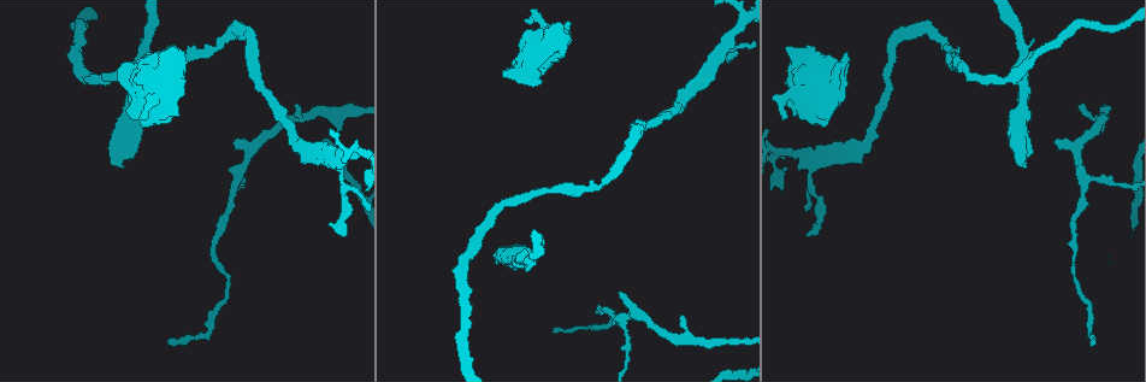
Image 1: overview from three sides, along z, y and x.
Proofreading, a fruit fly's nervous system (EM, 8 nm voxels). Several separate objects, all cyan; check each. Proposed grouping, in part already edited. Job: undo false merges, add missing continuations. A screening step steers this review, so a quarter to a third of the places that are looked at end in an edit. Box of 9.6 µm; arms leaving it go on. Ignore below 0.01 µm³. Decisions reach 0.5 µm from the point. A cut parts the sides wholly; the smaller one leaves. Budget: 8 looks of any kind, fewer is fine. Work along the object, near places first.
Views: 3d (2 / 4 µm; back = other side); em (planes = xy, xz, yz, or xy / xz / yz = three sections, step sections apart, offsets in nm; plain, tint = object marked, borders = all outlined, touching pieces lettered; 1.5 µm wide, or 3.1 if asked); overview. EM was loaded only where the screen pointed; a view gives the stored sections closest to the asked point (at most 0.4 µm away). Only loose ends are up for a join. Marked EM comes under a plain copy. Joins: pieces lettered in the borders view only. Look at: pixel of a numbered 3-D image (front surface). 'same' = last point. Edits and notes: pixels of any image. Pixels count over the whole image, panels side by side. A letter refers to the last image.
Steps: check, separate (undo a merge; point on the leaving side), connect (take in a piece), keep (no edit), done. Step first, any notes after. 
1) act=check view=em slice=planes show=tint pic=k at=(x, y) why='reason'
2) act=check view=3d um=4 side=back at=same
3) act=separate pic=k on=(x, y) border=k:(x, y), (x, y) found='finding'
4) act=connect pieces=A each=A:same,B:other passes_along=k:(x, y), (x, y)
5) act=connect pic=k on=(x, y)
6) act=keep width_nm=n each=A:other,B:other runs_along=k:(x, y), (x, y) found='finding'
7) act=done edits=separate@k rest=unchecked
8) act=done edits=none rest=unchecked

act=check view=em slice=planes show=borders pic=1 at=(570, 23) why='thick end'

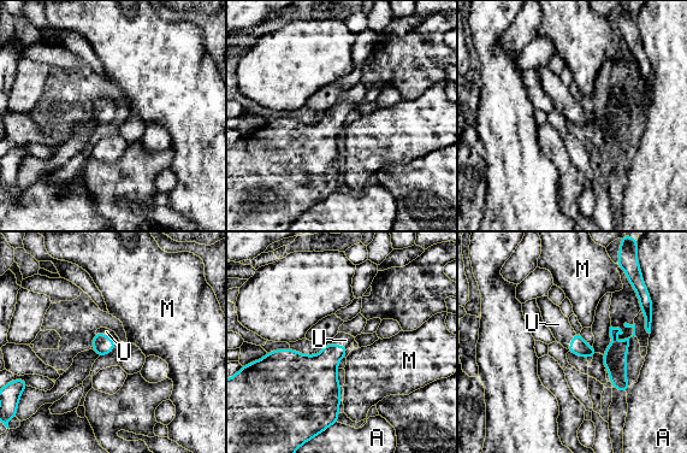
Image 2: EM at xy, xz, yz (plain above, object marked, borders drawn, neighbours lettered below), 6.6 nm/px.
act=connect pieces=U each=A:other,M:other,U:same passes_along=2:(315, 375), (337, 345), (345, 340) found='the cell continues'

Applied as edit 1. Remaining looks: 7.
act=check view=3d um=2 side=back pic=1 at=(1024, 168)

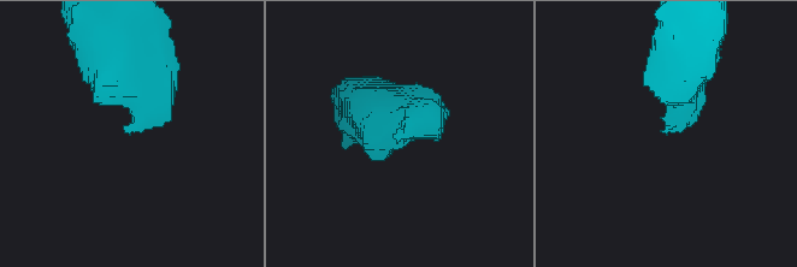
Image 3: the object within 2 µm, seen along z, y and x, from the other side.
act=check view=em slice=planes show=borders pic=3 at=(394, 134)

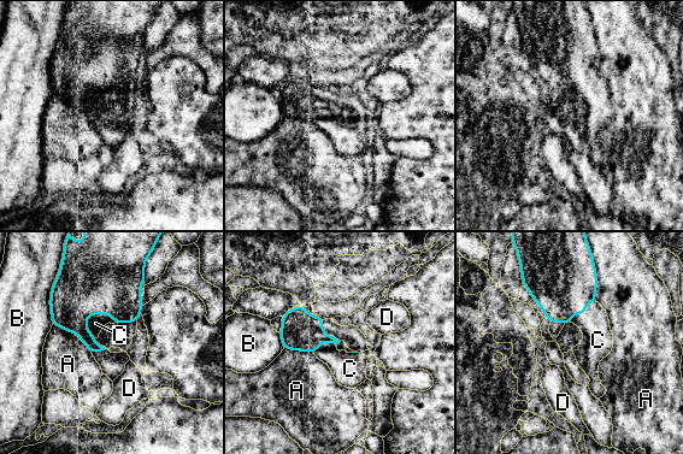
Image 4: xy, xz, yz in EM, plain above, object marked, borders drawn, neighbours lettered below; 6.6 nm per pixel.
act=connect pieces=C each=A:other,B:other,C:same,D:other found='the cell continues'

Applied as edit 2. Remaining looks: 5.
act=check view=3d um=4 pic=1 at=(1083, 102) why='branch stops here'

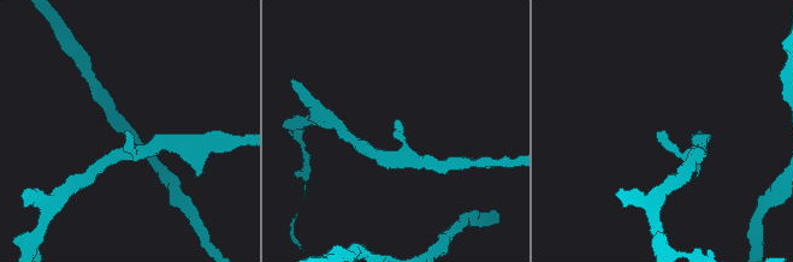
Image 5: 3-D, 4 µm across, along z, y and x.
act=check view=em slice=xz step=4 show=borders pic=5 at=(659, 131)

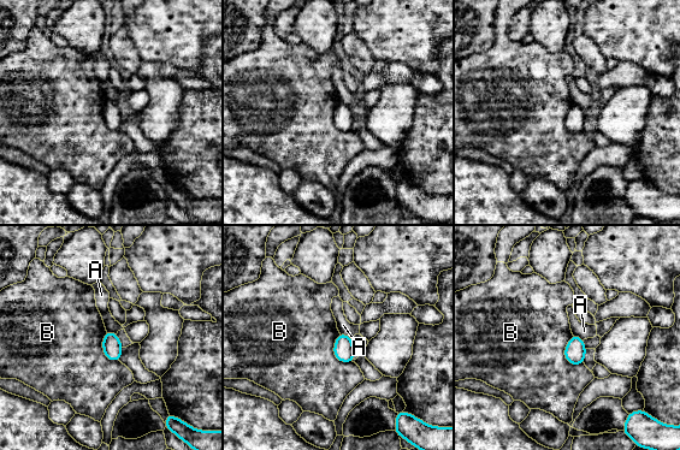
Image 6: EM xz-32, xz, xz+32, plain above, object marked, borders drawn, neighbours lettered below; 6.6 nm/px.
act=check view=em slice=planes show=borders at=same why='another direction'

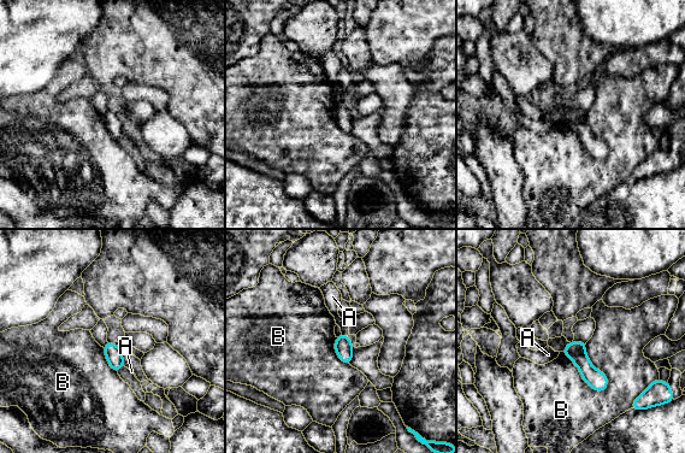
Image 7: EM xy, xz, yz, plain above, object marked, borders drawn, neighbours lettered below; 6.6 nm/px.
act=keep each=A:other,B:other runs_along=7:(572, 345), (601, 388) found='no lettered piece goes on from it'

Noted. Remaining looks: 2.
act=done edits=connect@2,connect@4 rest=unchecked

